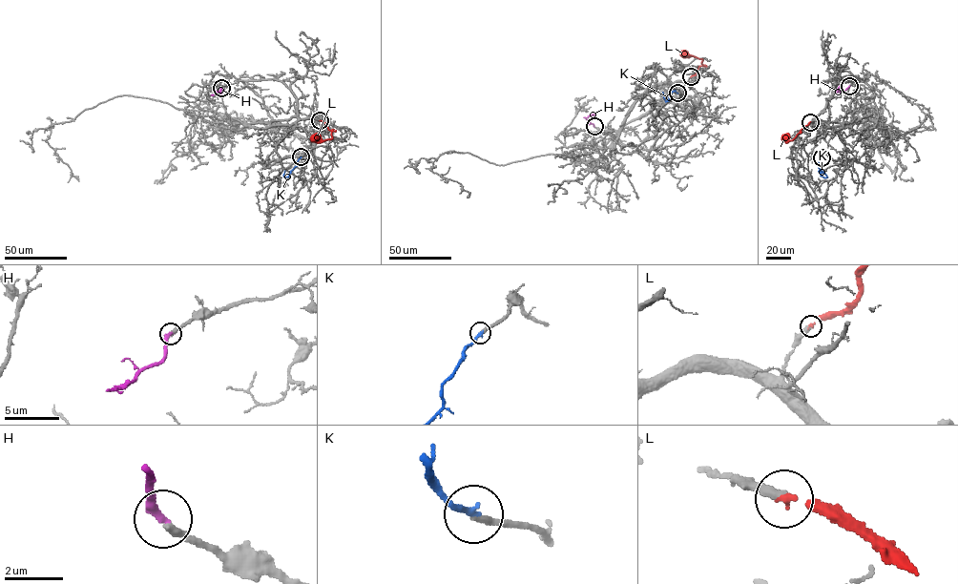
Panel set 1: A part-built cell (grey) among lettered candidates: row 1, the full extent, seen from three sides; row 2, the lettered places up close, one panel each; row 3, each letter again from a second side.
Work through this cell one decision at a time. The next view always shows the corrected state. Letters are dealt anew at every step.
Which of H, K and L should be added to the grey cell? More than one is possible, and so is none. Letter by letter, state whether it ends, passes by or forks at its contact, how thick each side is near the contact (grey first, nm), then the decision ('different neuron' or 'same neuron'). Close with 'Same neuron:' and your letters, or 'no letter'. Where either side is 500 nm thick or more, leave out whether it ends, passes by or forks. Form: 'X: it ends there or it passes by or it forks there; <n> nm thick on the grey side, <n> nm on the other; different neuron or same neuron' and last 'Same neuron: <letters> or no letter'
H: it ends there; 260 nm thick on the grey side, 280 nm on the other; same neuron
K: it ends there; 240 nm thick on the grey side, 220 nm on the other; different neuron
L: it ends there; 360 nm thick on the grey side, 200 nm on the other; same neuron
Same neuron: H, L

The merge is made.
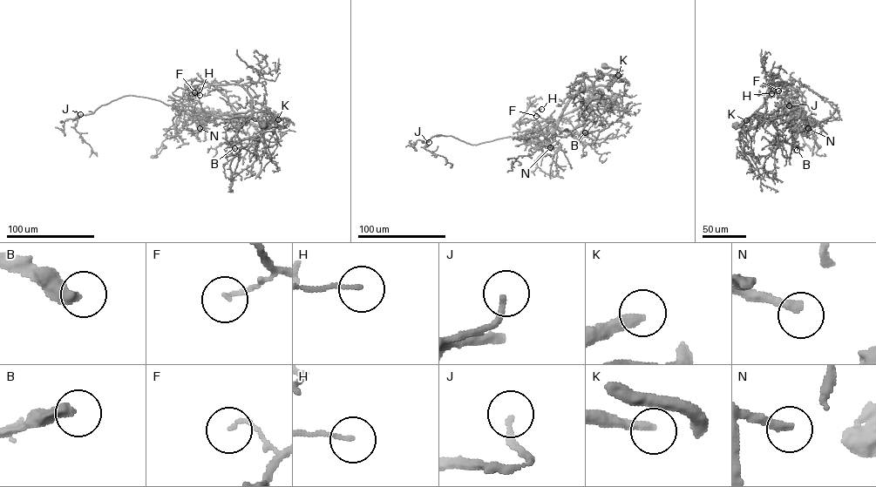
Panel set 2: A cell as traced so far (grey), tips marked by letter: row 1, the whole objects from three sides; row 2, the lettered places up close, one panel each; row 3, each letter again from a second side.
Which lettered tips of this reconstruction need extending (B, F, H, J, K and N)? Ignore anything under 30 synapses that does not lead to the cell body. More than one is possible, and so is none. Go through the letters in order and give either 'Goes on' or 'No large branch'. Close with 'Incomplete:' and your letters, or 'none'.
B: Goes on
F: No large branch
H: No large branch
J: Goes on
K: No large branch
N: Goes on
Incomplete: B, J, N

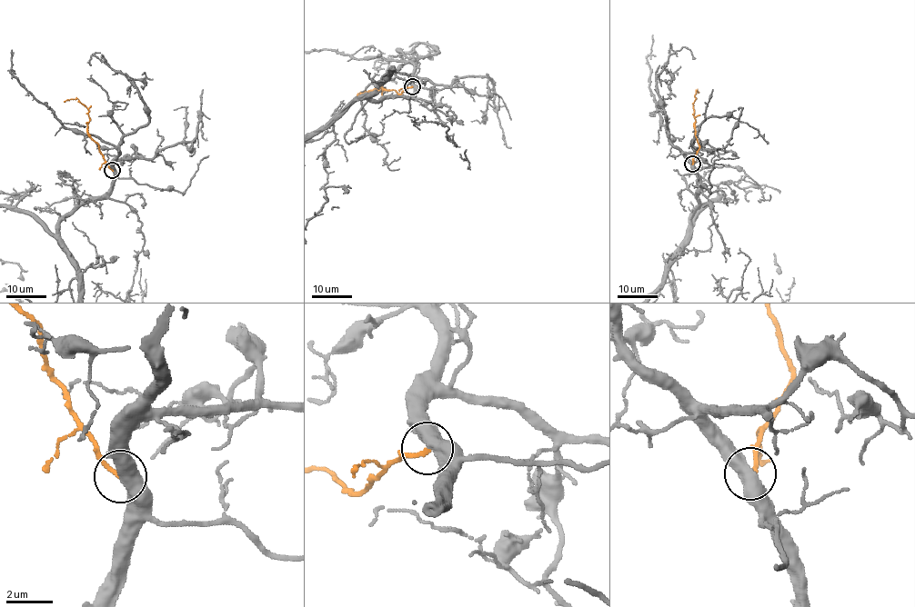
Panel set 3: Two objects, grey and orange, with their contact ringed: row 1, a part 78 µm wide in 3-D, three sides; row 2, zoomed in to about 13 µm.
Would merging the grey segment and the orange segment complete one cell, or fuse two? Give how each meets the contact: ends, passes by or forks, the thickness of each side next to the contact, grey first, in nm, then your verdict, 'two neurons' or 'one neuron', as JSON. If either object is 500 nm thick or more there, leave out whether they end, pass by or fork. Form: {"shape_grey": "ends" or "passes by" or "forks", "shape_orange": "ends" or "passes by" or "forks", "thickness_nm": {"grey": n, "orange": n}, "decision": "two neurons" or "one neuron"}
{"thickness_nm": {"grey": 500, "orange": 190}, "decision": "two neurons"}

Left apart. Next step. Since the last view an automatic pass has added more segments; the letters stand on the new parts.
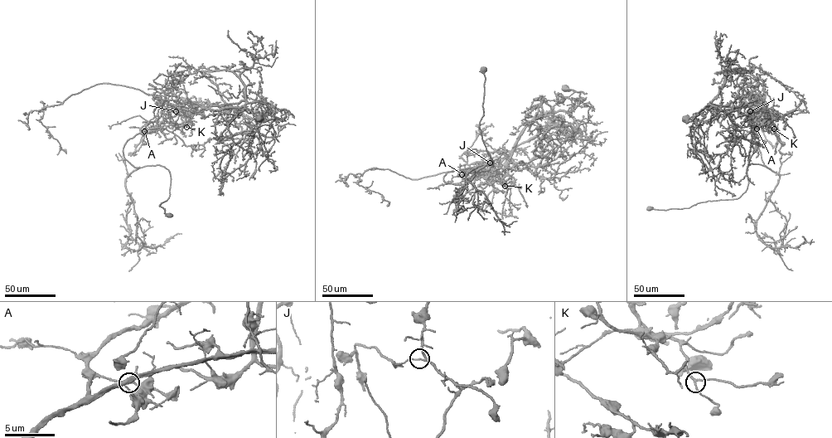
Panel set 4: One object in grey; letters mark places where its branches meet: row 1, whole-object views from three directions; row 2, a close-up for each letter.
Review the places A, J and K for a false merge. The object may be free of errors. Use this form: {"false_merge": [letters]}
{"false_merge": ["J"]}

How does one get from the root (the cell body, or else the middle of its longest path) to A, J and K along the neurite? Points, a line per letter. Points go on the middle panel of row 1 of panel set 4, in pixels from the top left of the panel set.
A: (564, 89), (579, 92), (580, 97), (567, 111), (530, 121), (494, 175), (461, 174)
J: (564, 89), (580, 93), (567, 111), (533, 119), (504, 163), (490, 163)
K: (564, 89), (579, 92), (580, 97), (567, 111), (542, 114), (526, 126), (506, 167), (495, 178), (505, 186)

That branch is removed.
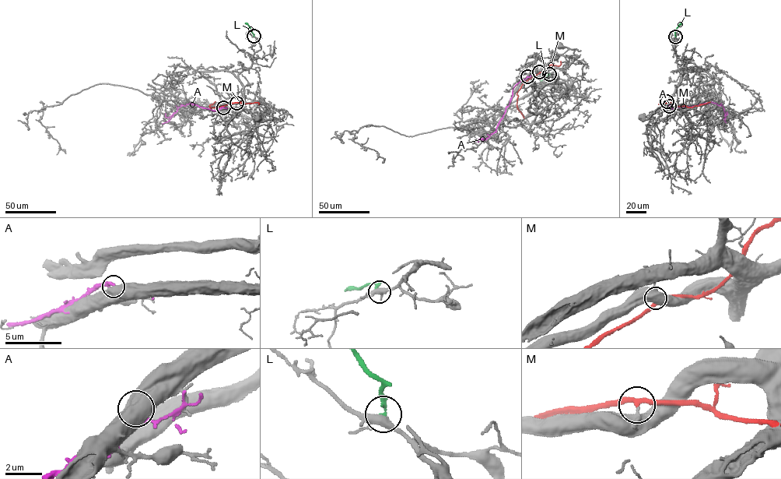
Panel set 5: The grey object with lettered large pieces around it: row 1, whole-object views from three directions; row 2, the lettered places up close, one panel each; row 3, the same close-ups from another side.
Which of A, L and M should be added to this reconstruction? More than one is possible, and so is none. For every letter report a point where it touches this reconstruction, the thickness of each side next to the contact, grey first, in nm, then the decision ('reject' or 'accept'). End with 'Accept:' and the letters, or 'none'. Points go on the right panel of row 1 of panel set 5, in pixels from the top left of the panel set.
A: (669, 106) | 900/240 nm | reject
L: (675, 36) | 420/200 nm | reject
M: (667, 101) | 460/260 nm | reject
Accept: none

